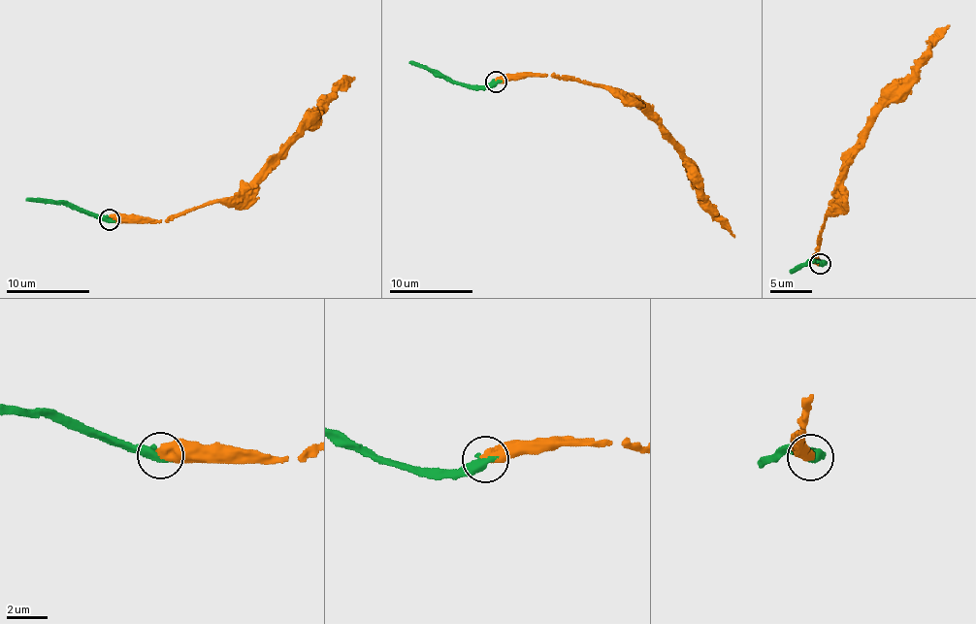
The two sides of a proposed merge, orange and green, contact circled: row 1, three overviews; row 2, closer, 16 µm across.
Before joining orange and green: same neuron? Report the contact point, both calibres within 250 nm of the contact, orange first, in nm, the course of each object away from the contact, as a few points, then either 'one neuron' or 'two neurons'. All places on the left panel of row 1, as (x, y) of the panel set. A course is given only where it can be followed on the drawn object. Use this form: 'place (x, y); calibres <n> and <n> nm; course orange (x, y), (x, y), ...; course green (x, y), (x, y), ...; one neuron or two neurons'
place (110, 219); calibres 600 and 500 nm; course orange (109, 218), (172, 220), (234, 195), (279, 154), (279, 148), (293, 134), (326, 107), (326, 98), (355, 77); course green (109, 219), (61, 203), (25, 199); one neuron

